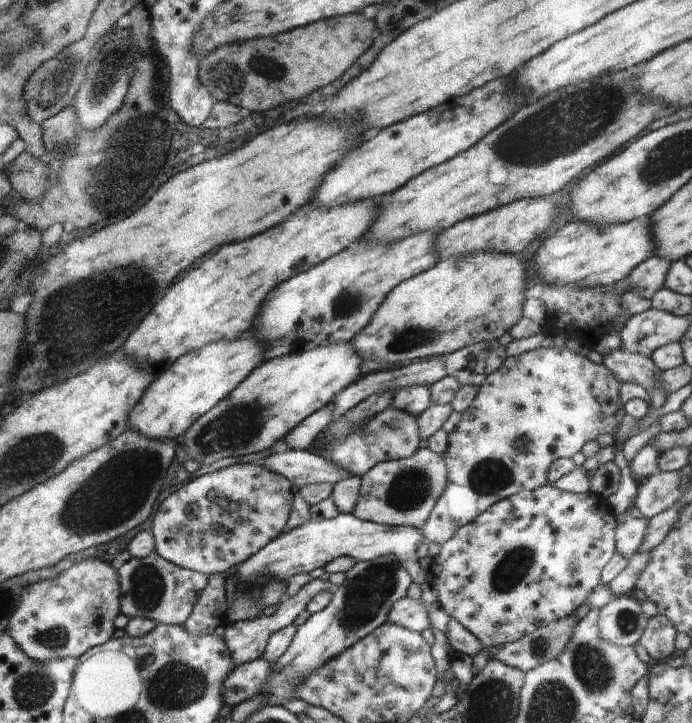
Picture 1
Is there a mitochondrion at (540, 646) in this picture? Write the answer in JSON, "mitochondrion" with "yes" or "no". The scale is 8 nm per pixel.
{"mitochondrion":"yes"}

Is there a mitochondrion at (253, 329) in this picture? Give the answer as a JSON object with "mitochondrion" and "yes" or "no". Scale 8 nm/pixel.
{"mitochondrion":"no"}

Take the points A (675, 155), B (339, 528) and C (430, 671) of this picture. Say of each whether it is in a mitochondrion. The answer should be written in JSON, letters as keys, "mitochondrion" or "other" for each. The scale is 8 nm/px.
{"A":"mitochondrion","B":"other","C":"other"}

